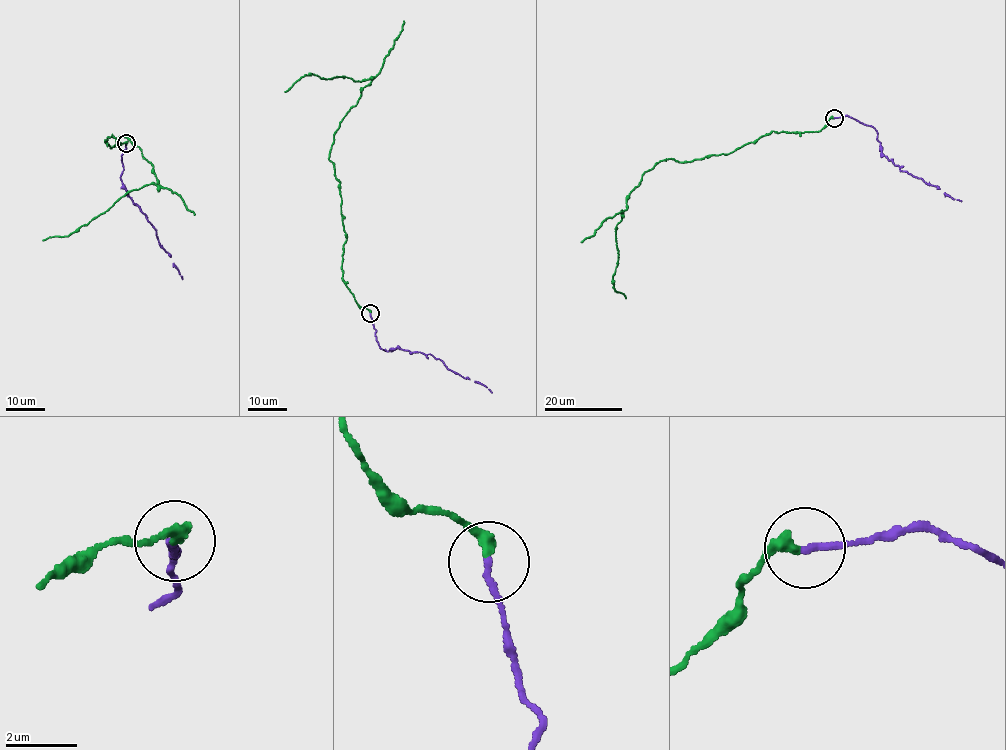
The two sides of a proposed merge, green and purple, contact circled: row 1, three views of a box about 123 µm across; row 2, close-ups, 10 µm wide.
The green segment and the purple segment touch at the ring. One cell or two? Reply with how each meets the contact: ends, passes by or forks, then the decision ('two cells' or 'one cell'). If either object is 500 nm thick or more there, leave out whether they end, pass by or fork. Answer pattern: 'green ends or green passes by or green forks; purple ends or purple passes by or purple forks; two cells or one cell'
green ends; purple ends; one cell

